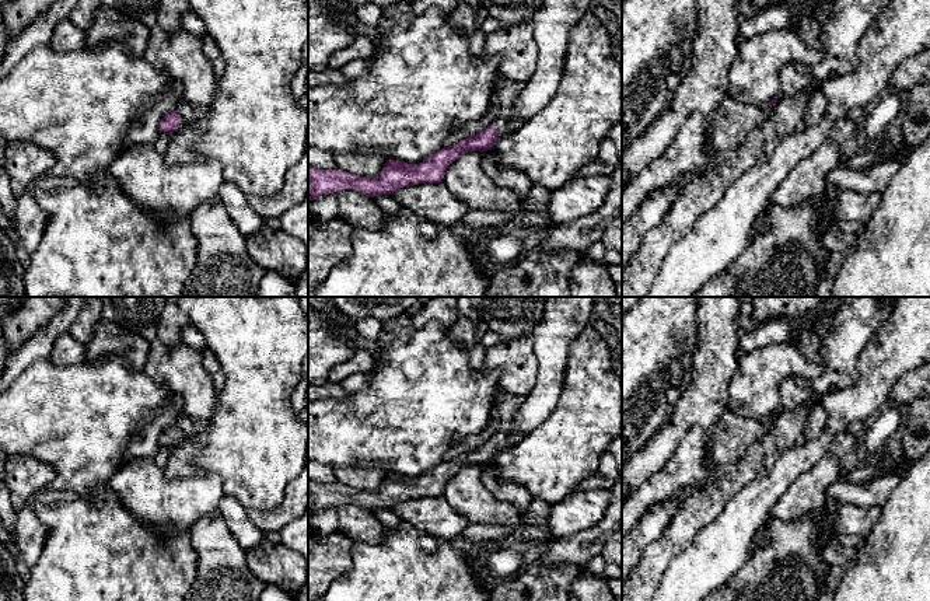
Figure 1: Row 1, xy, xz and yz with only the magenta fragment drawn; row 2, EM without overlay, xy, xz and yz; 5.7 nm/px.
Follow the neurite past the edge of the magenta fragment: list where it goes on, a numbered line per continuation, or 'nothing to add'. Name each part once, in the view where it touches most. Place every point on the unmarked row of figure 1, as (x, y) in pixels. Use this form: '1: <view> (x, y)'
1: xy (186, 427)

